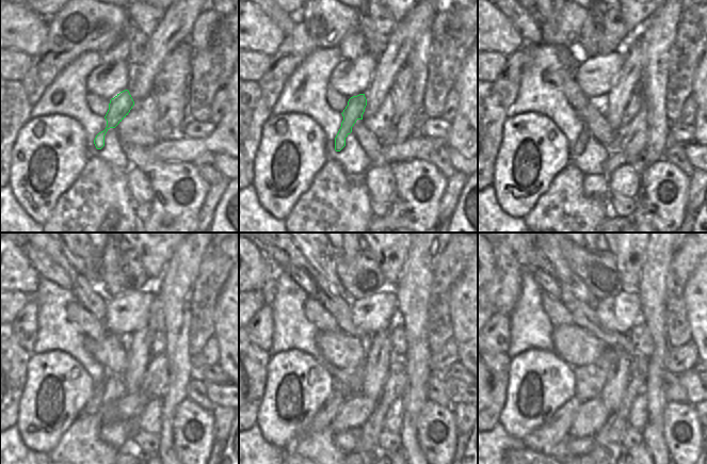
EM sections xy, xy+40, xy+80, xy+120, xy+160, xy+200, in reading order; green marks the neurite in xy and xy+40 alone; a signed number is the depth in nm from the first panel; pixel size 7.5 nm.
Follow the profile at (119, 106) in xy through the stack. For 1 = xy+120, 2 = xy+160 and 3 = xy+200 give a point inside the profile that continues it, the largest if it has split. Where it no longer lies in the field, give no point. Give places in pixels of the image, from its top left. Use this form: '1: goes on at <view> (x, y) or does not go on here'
1: goes on at xy+120 (93, 406)
2: goes on at xy+160 (324, 416)
3: goes on at xy+200 (556, 429)

